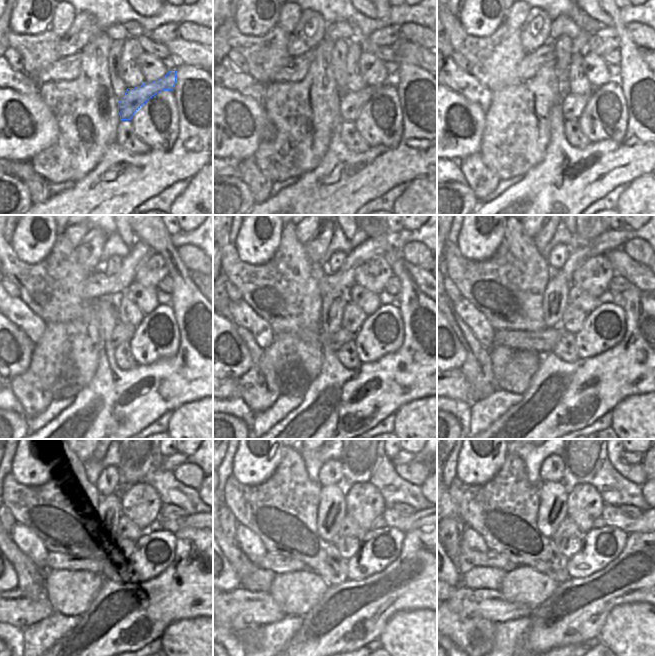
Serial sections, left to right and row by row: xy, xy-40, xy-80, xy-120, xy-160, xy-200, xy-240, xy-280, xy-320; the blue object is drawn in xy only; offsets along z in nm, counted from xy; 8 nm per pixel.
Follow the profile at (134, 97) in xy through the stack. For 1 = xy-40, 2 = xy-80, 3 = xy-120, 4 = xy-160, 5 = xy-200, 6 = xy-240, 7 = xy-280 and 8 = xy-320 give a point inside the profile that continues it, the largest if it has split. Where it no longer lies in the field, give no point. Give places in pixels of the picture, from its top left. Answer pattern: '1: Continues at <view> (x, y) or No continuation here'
1: Continues at xy-40 (351, 103)
2: Continues at xy-80 (573, 105)
3: Continues at xy-120 (122, 333)
4: Continues at xy-160 (343, 336)
5: Continues at xy-200 (542, 342)
6: Continues at xy-240 (54, 561)
7: Continues at xy-280 (278, 564)
8: Continues at xy-320 (489, 559)

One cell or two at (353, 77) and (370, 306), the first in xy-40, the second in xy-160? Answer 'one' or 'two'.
two

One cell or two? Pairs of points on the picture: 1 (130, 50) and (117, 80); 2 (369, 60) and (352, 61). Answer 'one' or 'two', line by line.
1: two
2: two

